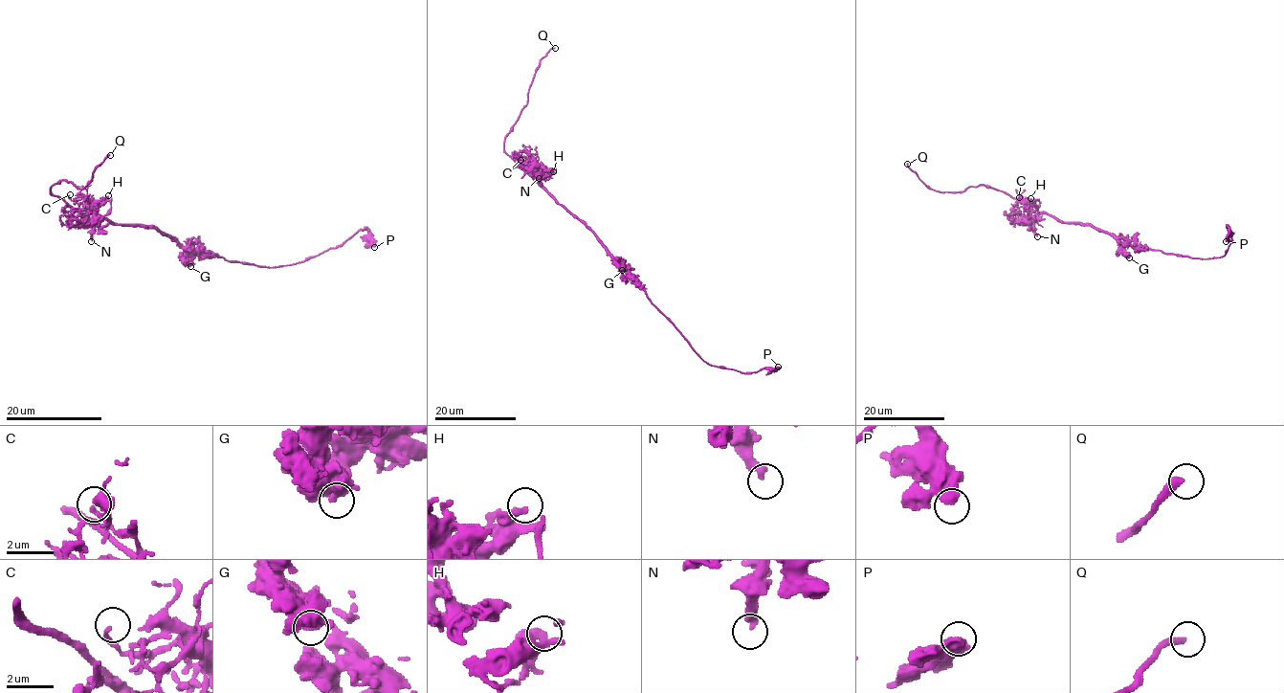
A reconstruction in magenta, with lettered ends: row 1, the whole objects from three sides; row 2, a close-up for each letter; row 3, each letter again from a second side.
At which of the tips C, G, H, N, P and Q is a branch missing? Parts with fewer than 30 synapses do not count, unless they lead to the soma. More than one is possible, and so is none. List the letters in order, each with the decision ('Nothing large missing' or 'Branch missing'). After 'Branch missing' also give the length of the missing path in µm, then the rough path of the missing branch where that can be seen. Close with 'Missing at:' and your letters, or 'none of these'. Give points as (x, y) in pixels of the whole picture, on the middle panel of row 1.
C: Nothing large missing
G: Nothing large missing
H: Nothing large missing
N: Nothing large missing
P: Nothing large missing
Q: Branch missing. Missing length about 35 µm. Course of what is missing: (555, 48), (567, 50), (576, 45), (574, 32), (577, 29)
Missing at: Q

